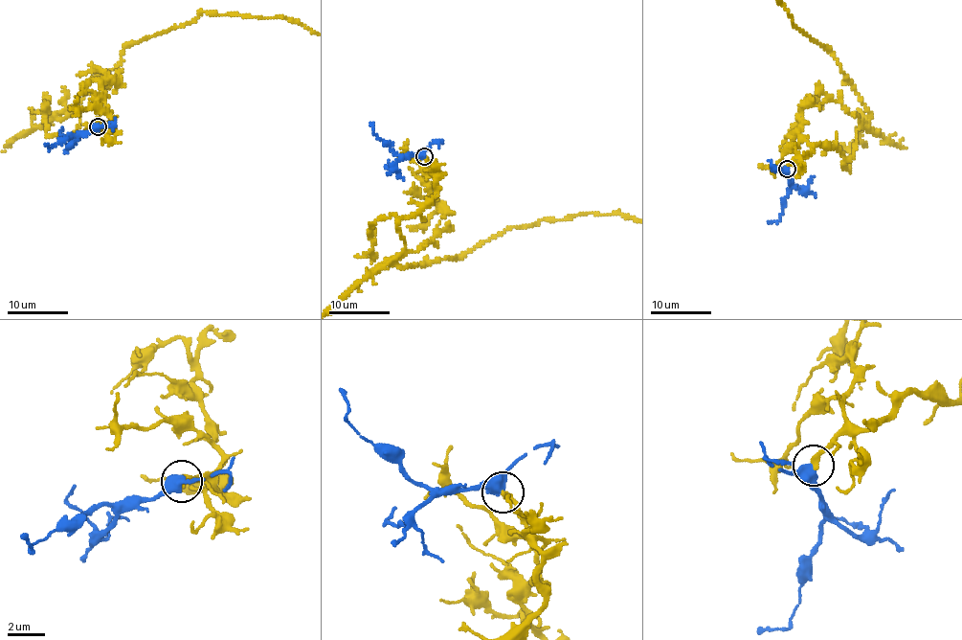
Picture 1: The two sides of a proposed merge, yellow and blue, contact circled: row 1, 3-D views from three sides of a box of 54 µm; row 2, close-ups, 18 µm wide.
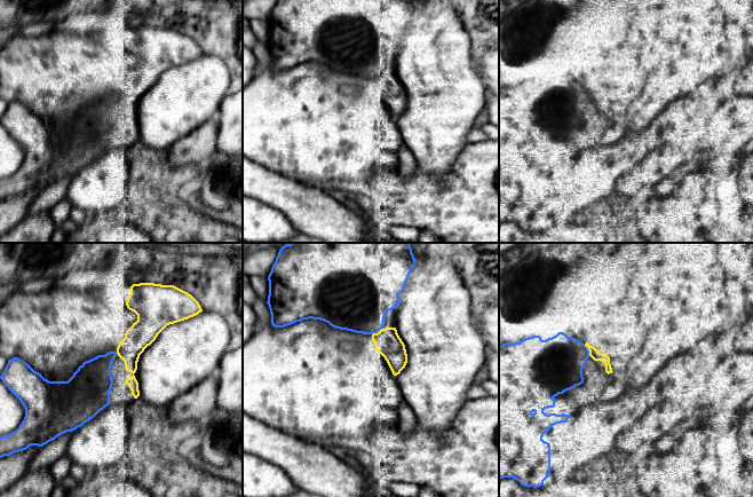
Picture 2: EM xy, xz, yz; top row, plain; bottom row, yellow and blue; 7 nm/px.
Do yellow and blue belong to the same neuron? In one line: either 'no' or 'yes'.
yes

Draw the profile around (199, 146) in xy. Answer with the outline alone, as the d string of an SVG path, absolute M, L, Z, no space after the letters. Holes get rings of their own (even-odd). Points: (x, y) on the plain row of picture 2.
M211 119L169 148L169 163L179 168L189 164L203 164L215 153L217 120Z

